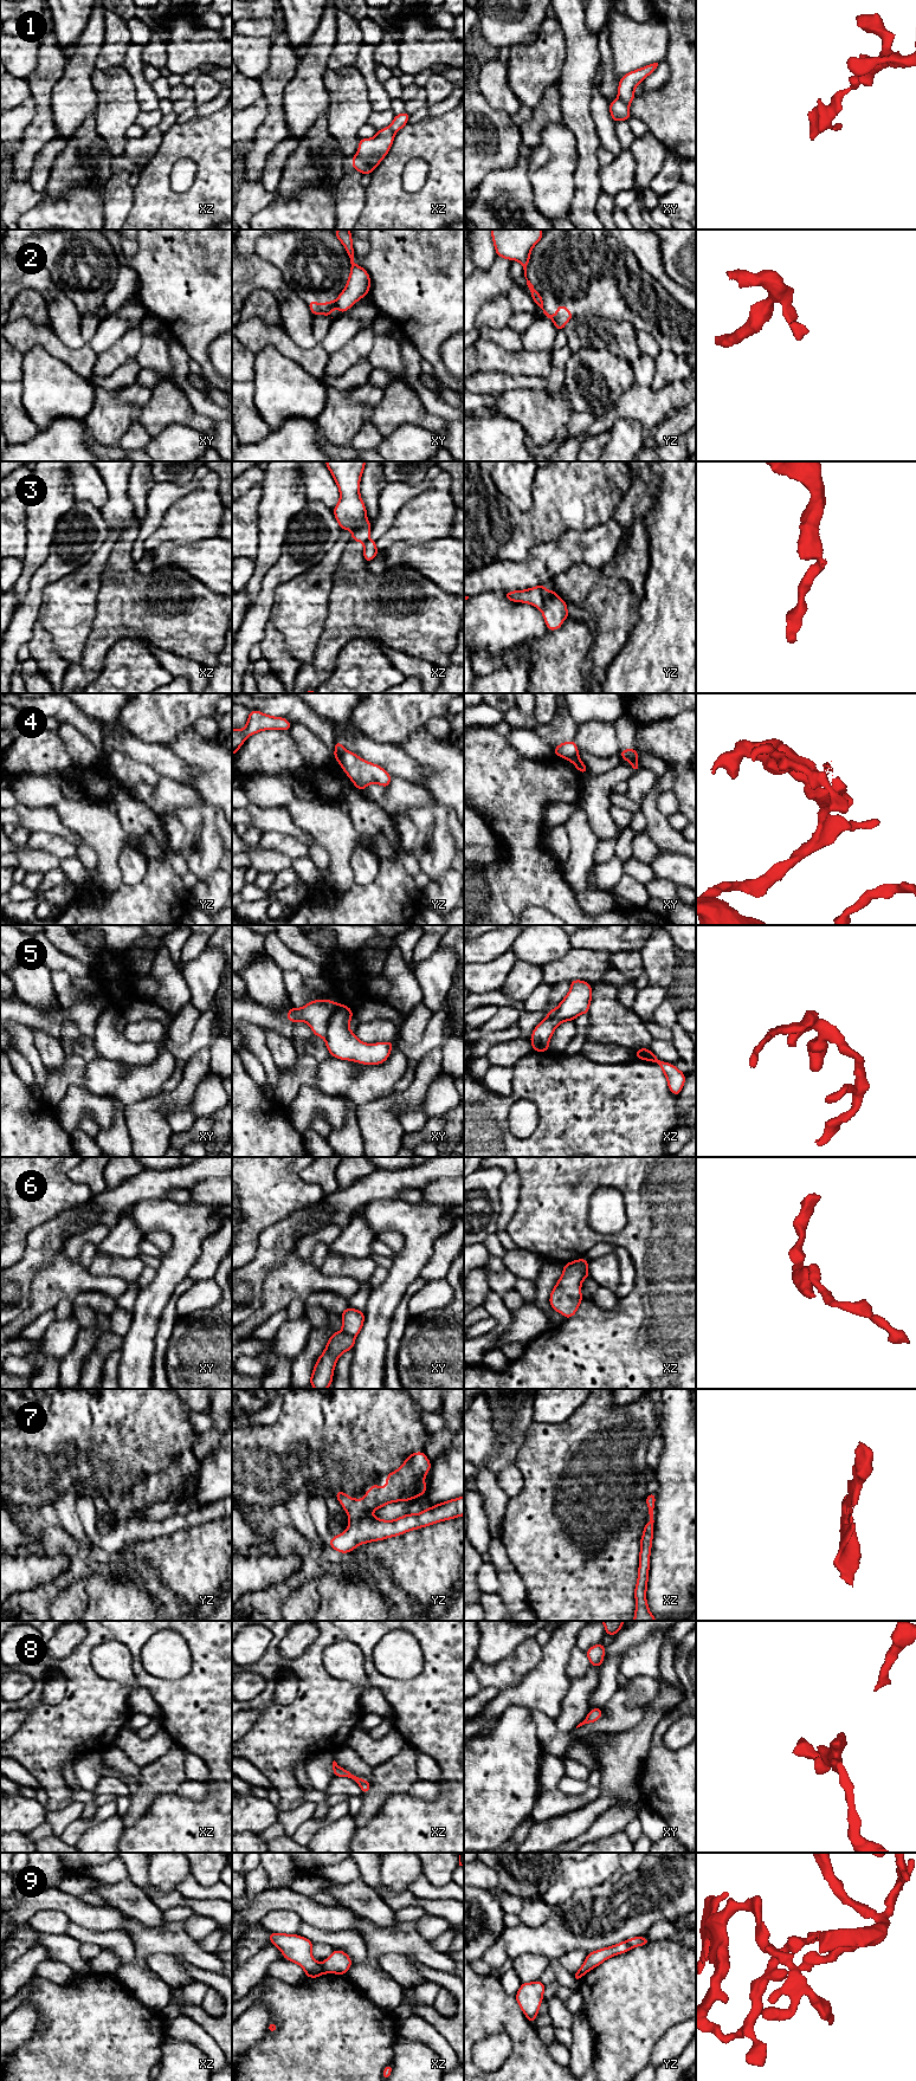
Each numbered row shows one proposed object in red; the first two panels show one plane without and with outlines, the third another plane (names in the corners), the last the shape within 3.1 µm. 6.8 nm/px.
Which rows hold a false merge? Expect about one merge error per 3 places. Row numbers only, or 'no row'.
1, 2, 3, 4, 5, 6, 9

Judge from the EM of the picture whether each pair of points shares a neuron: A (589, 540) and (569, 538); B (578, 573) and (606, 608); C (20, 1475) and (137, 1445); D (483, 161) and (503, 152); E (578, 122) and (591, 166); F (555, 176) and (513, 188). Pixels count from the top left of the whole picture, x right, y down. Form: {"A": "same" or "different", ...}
{"A": "same", "B": "same", "C": "same", "D": "same", "E": "same", "F": "different"}

